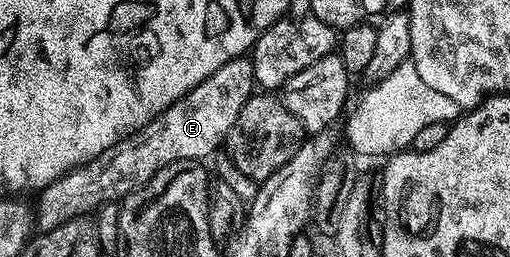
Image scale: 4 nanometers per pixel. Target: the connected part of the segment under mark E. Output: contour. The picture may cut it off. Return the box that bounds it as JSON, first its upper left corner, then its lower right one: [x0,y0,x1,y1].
[36,55,255,230]

